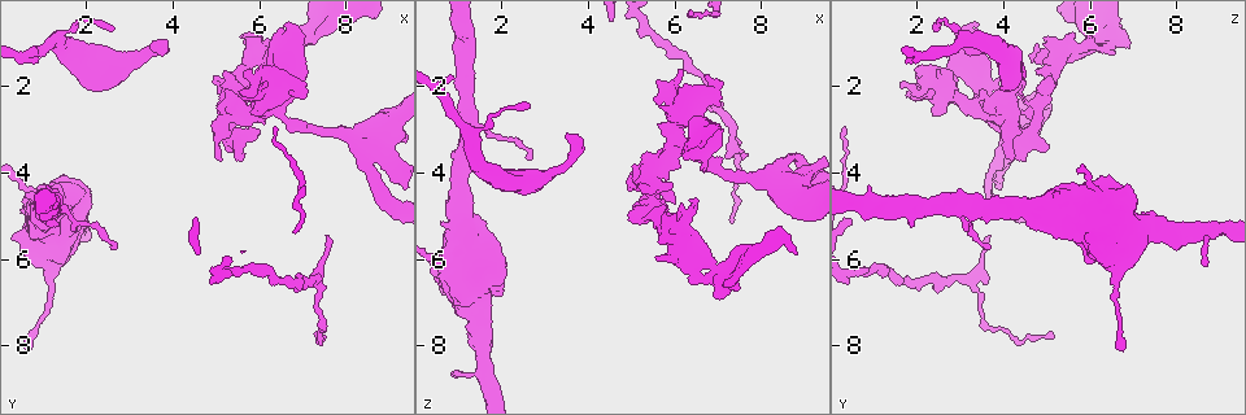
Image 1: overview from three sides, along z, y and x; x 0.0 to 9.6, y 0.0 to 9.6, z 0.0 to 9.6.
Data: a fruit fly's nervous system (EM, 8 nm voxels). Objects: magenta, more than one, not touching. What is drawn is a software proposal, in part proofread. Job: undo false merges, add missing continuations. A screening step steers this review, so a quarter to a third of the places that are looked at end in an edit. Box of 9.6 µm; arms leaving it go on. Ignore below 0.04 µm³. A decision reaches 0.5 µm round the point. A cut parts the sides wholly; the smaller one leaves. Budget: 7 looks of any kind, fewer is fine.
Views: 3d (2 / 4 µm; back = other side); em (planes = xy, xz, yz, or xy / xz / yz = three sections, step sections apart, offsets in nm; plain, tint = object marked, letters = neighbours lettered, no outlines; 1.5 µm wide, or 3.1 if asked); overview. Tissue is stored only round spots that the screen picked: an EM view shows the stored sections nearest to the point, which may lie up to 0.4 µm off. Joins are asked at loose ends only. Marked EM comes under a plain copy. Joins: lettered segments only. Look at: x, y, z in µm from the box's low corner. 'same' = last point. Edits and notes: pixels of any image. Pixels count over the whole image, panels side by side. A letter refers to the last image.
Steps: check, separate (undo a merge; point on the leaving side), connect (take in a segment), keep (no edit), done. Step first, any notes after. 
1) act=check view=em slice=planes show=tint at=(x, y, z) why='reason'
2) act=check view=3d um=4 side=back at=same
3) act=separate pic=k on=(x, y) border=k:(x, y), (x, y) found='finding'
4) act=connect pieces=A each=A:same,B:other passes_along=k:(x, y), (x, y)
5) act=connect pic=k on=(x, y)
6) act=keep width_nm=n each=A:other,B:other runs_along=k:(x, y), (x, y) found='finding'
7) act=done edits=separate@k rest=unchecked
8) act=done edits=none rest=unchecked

act=check view=em slice=planes show=tint at=(8.85, 2.55, 5.00) why='free end'

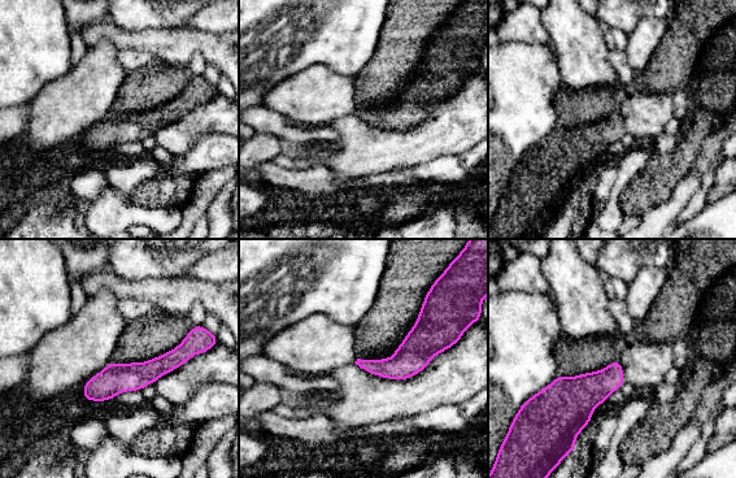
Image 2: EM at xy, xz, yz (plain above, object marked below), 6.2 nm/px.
act=check view=em slice=planes show=letters at=same why='see the neighbours'

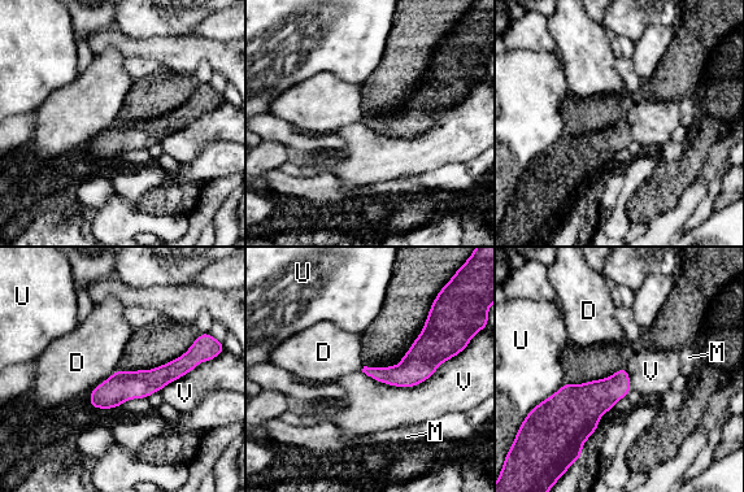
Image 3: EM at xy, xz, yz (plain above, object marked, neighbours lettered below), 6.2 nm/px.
act=keep each=D:other,M:other,U:other,V:other runs_along=3:(198, 357), (92, 403) found='none of them fits'

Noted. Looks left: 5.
act=check view=3d um=4 at=(7.05, 0.95, 6.30) why='sudden change in width'

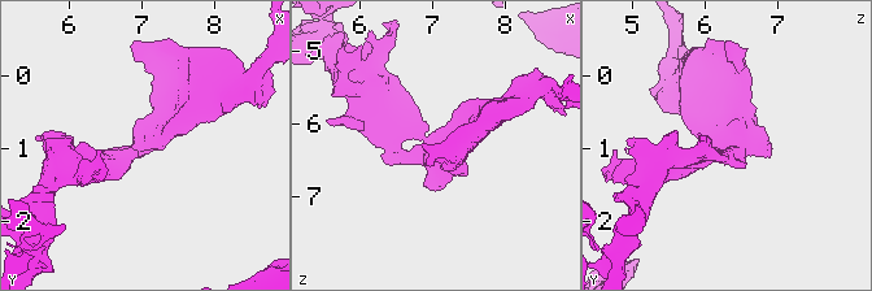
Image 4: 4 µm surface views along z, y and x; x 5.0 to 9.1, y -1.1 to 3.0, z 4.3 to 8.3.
act=check view=em slice=planes show=letters at=(7.00, 0.95, 6.30) why='need the tissue'

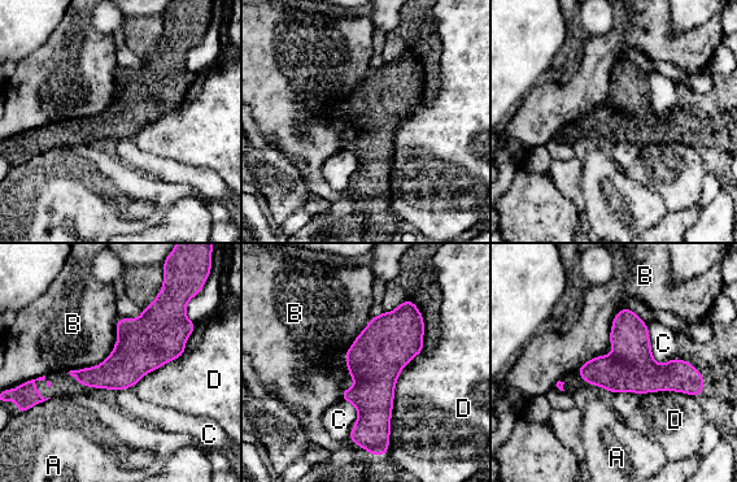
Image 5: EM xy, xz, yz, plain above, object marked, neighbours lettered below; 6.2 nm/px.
act=keep each=A:other,B:other,C:other,D:other border=5:(623, 307), (611, 352), (575, 370) found='one neuron here'

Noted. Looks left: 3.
act=check view=3d um=4 at=(0.75, 4.45, 6.15) why='calibre changes'

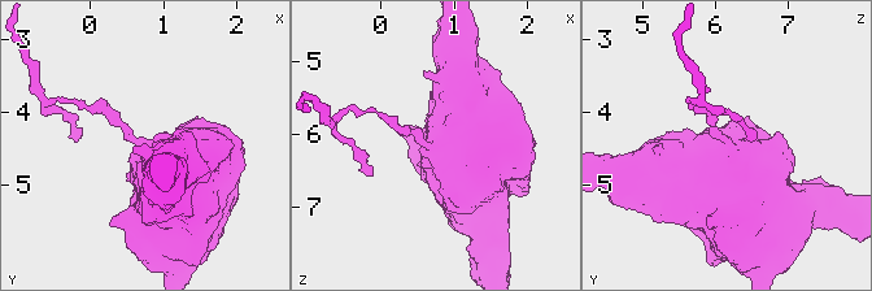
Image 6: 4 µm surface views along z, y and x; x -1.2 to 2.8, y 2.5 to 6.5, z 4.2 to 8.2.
act=check view=em um=3.1 slice=xz step=8 show=tint at=(0.75, 4.40, 6.20)

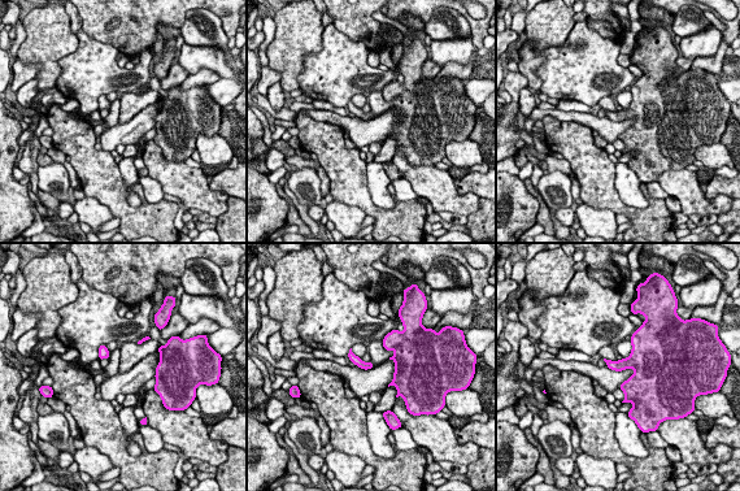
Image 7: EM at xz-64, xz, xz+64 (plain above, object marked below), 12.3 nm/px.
act=check view=em um=3.1 slice=planes show=letters at=same why='cut it another way'

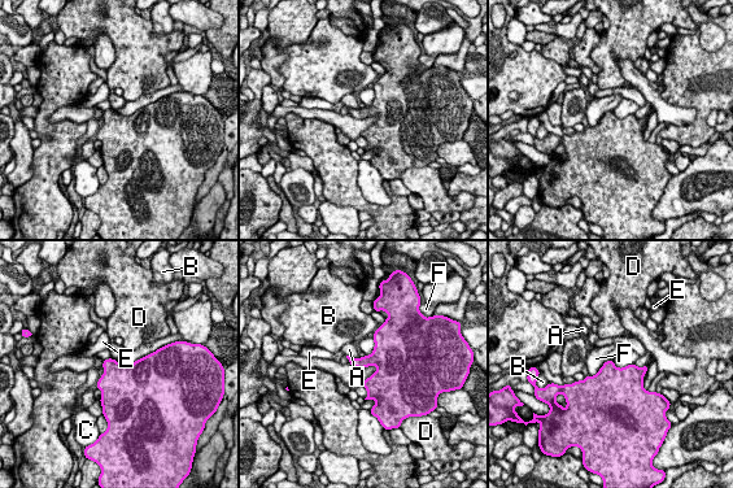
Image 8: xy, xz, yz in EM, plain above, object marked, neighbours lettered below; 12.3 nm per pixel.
act=keep each=A:other,B:other,C:other,D:other,E:other,F:other found='one neuron here'

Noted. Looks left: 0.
act=done edits=none rest=unchecked

